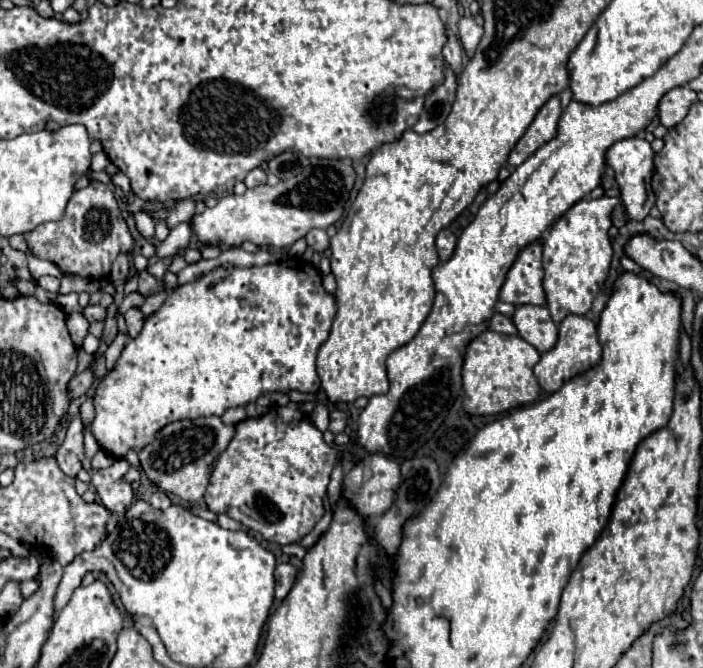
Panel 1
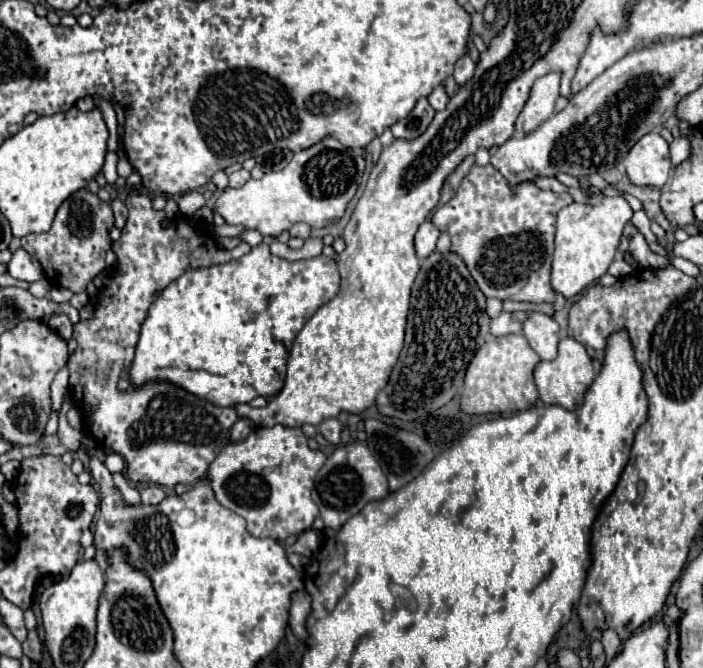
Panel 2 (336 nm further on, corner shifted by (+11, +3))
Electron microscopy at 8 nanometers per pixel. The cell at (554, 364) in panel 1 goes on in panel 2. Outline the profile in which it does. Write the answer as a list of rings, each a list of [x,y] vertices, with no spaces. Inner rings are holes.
[[[563,337],[559,341],[559,355],[555,361],[541,361],[535,367],[535,385],[539,391],[539,397],[545,405],[561,405],[569,411],[575,411],[583,405],[583,397],[589,389],[589,385],[595,379],[595,365],[589,359],[585,347],[577,343],[571,337]]]

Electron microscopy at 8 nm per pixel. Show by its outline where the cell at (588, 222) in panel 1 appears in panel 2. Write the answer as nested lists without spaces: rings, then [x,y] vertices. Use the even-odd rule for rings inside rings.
[[[621,195],[603,197],[597,203],[571,203],[563,207],[557,215],[557,235],[551,271],[553,289],[569,299],[581,293],[591,283],[595,283],[601,275],[605,275],[609,265],[613,263],[621,233],[625,225],[631,221],[631,217],[633,209]]]

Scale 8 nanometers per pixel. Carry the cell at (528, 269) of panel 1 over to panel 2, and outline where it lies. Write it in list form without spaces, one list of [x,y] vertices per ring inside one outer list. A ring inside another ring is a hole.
[[[473,165],[471,171],[461,181],[455,195],[441,207],[435,209],[431,221],[441,231],[447,231],[451,237],[451,253],[457,253],[475,283],[479,285],[485,297],[511,299],[511,301],[529,301],[529,303],[553,303],[555,291],[551,287],[551,257],[553,257],[553,239],[555,239],[555,217],[565,207],[571,205],[573,197],[569,193],[541,191],[533,181],[517,183],[509,187],[505,177],[493,165]]]

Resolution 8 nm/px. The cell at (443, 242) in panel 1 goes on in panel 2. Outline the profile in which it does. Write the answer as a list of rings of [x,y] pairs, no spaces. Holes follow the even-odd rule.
[[[431,221],[421,223],[417,233],[415,233],[415,253],[417,253],[417,257],[419,259],[429,257],[435,251],[437,239],[439,239],[439,229]]]

